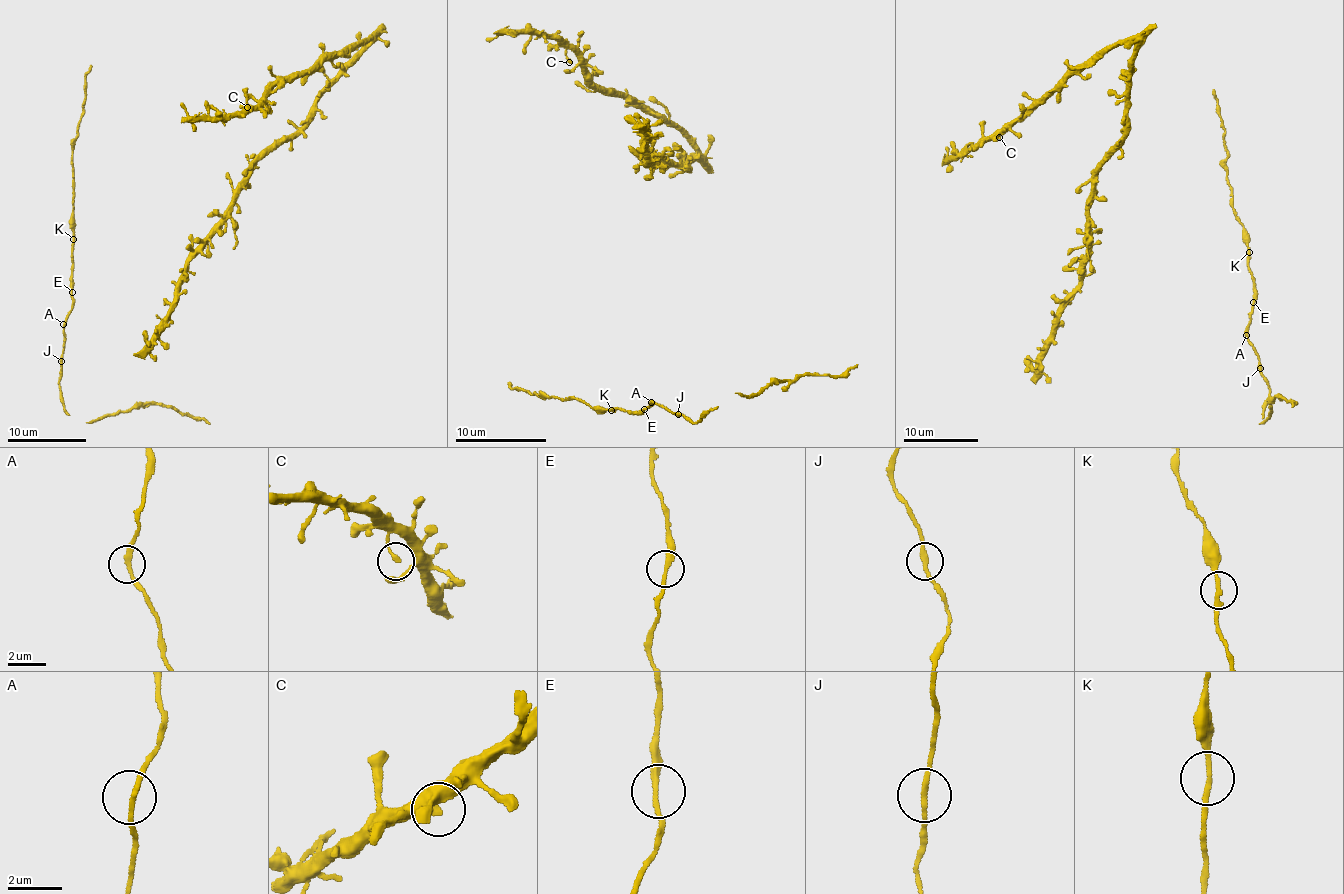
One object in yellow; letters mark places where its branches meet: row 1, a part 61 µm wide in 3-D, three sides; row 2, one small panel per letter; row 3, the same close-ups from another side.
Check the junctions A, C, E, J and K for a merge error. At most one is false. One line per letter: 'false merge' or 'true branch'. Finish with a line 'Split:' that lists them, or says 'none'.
A: true branch
C: true branch
E: true branch
J: true branch
K: true branch
Split: none

